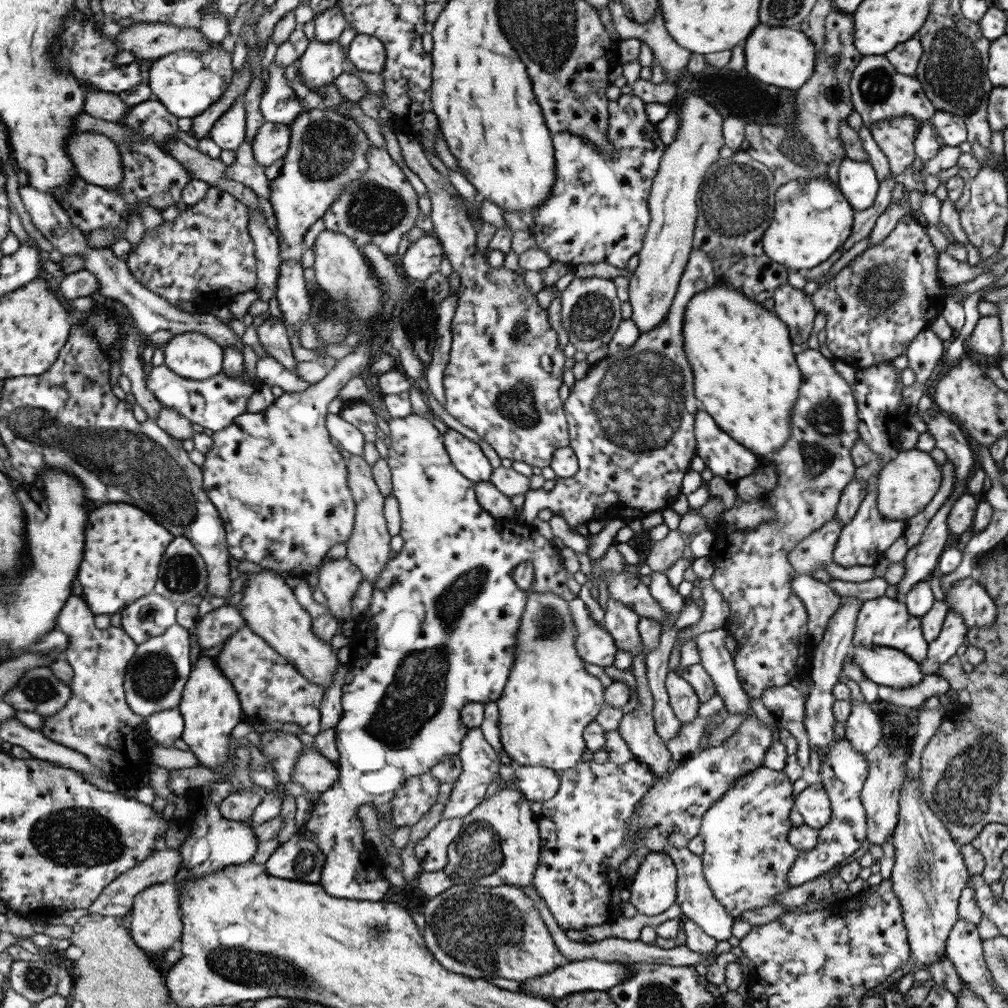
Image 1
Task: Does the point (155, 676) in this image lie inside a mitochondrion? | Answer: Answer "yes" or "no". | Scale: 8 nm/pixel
yes

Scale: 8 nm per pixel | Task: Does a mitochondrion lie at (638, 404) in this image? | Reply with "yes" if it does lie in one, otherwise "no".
yes

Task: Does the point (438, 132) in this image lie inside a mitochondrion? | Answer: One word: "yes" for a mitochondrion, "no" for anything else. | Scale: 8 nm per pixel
no

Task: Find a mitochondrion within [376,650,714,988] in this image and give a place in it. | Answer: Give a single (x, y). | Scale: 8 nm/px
(470, 926)

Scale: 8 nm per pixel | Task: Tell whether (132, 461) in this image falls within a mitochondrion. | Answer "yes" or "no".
yes

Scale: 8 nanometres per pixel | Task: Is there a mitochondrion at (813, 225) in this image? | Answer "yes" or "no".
no

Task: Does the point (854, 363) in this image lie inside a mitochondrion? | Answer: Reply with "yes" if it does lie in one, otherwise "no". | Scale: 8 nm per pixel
no

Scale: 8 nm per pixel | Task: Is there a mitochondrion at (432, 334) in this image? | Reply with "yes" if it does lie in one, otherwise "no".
no

